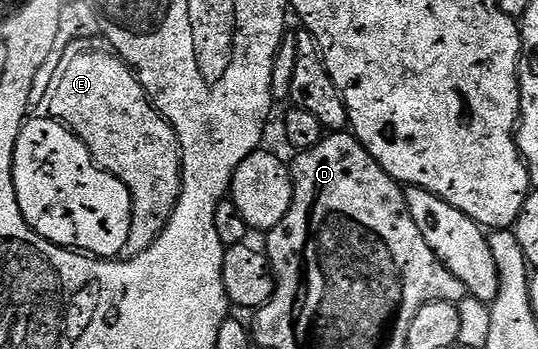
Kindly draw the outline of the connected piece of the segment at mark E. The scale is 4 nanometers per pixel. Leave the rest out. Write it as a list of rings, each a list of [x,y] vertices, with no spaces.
[[[70,53],[55,77],[49,92],[53,115],[57,115],[58,121],[78,136],[83,150],[92,154],[92,159],[102,170],[118,177],[118,181],[126,185],[132,198],[132,220],[126,225],[128,235],[124,239],[123,254],[131,257],[146,253],[146,249],[150,249],[150,245],[154,245],[154,241],[166,229],[180,200],[180,186],[184,182],[180,172],[180,142],[176,130],[160,123],[160,119],[152,115],[152,107],[144,103],[144,95],[140,95],[140,87],[128,79],[128,71],[124,71],[124,67],[112,59],[104,59],[104,55]]]

